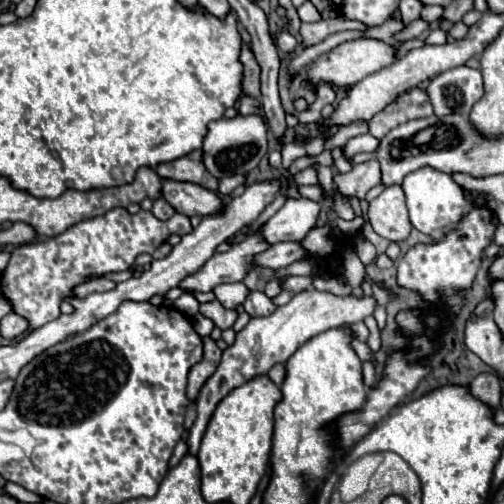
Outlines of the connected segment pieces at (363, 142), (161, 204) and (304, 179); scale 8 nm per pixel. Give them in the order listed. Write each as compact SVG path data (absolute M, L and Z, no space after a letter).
M362 134L362 136L356 136L352 140L348 140L346 144L346 150L344 150L344 156L354 156L358 152L376 152L378 150L378 138L374 138L372 134Z
M156 198L156 200L154 200L154 206L152 206L152 214L154 214L158 220L168 220L168 218L174 214L174 208L172 208L164 198Z
M306 168L306 170L298 172L298 174L294 176L294 180L296 180L298 184L318 184L318 176L316 176L316 170L314 170L314 168Z

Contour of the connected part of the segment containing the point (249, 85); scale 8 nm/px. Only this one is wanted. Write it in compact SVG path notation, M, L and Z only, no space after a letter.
M246 44L242 46L240 62L244 64L244 80L242 80L244 94L248 94L248 96L260 96L260 66L258 66L252 50Z

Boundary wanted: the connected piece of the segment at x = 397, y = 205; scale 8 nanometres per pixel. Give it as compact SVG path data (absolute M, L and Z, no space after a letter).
M386 186L384 192L370 202L368 222L380 236L392 242L400 242L410 236L412 224L408 220L406 200L400 186Z

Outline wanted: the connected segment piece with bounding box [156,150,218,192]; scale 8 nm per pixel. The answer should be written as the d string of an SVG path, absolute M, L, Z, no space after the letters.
M194 150L182 158L176 158L172 162L162 162L156 166L156 174L160 178L172 178L172 180L184 180L200 184L212 192L218 190L218 180L204 168L202 164L202 152Z

